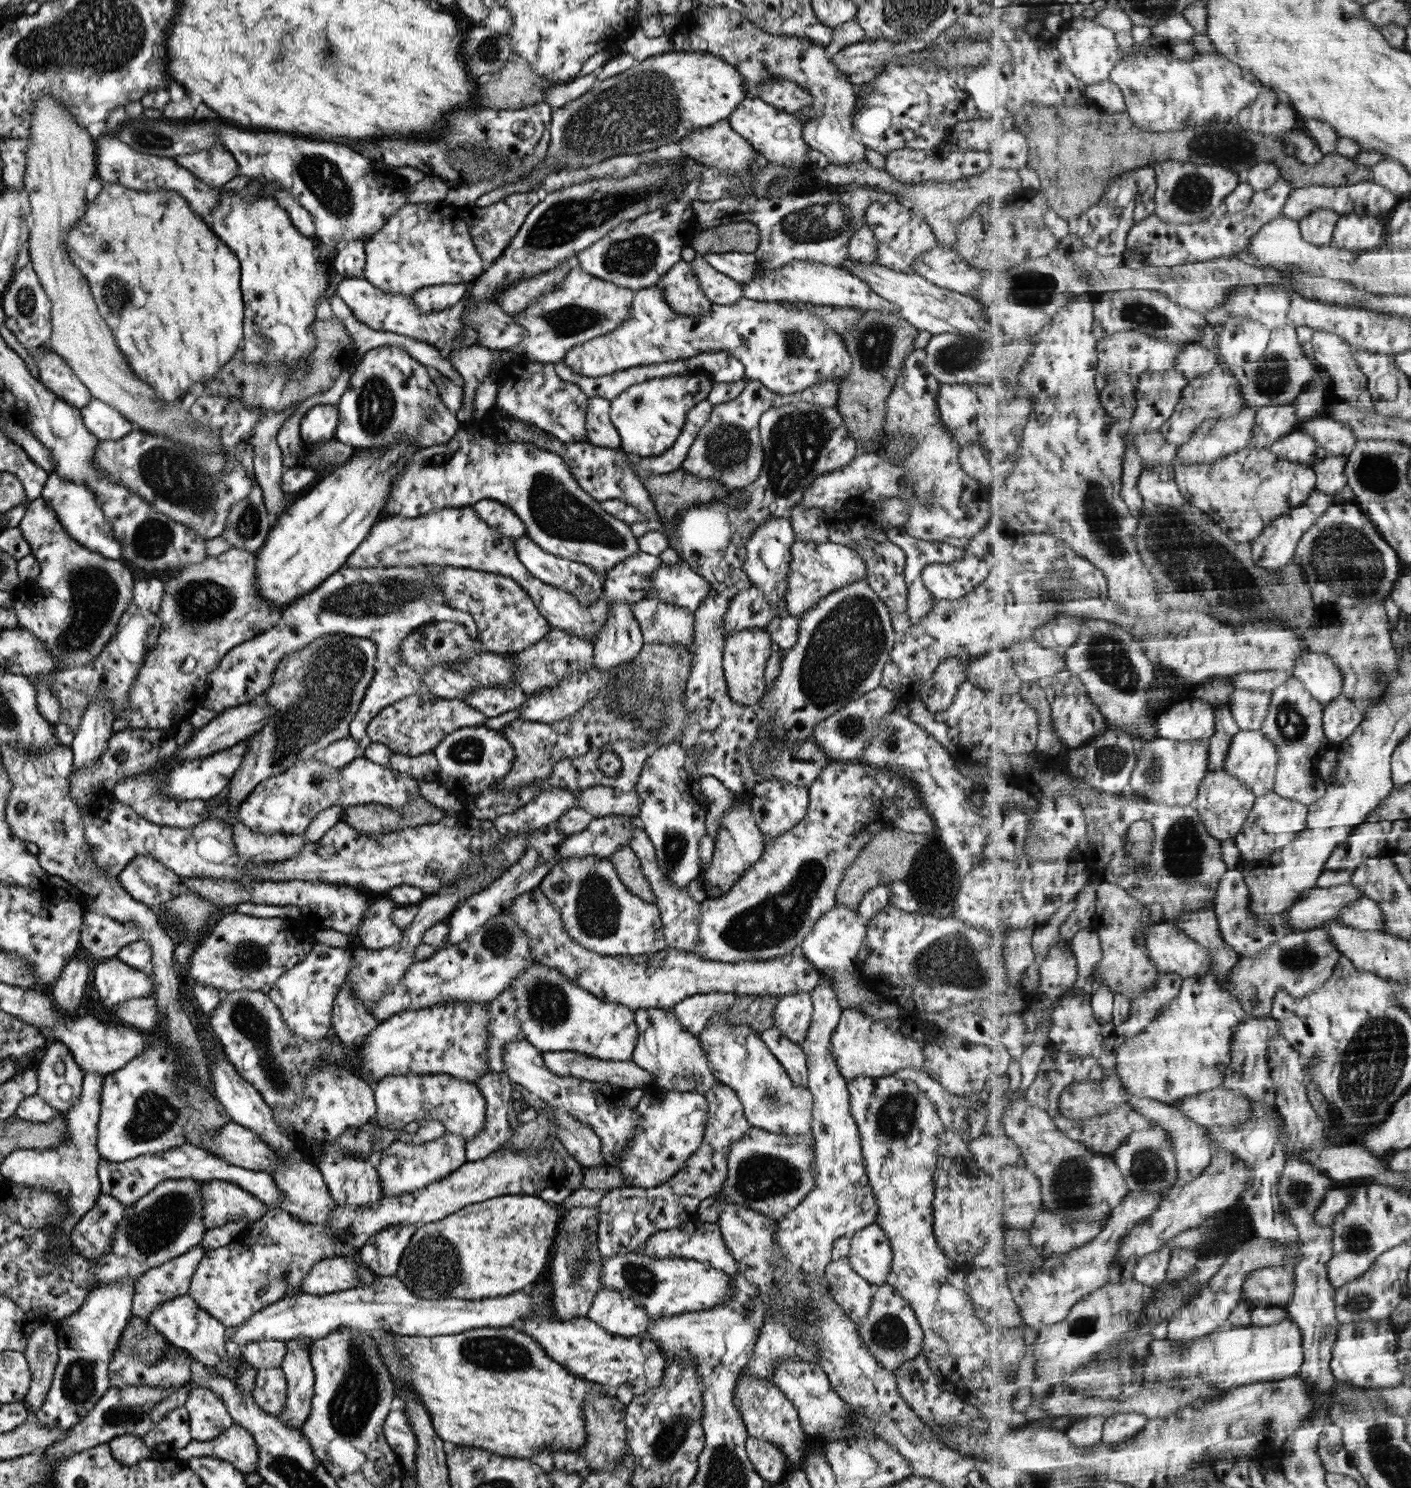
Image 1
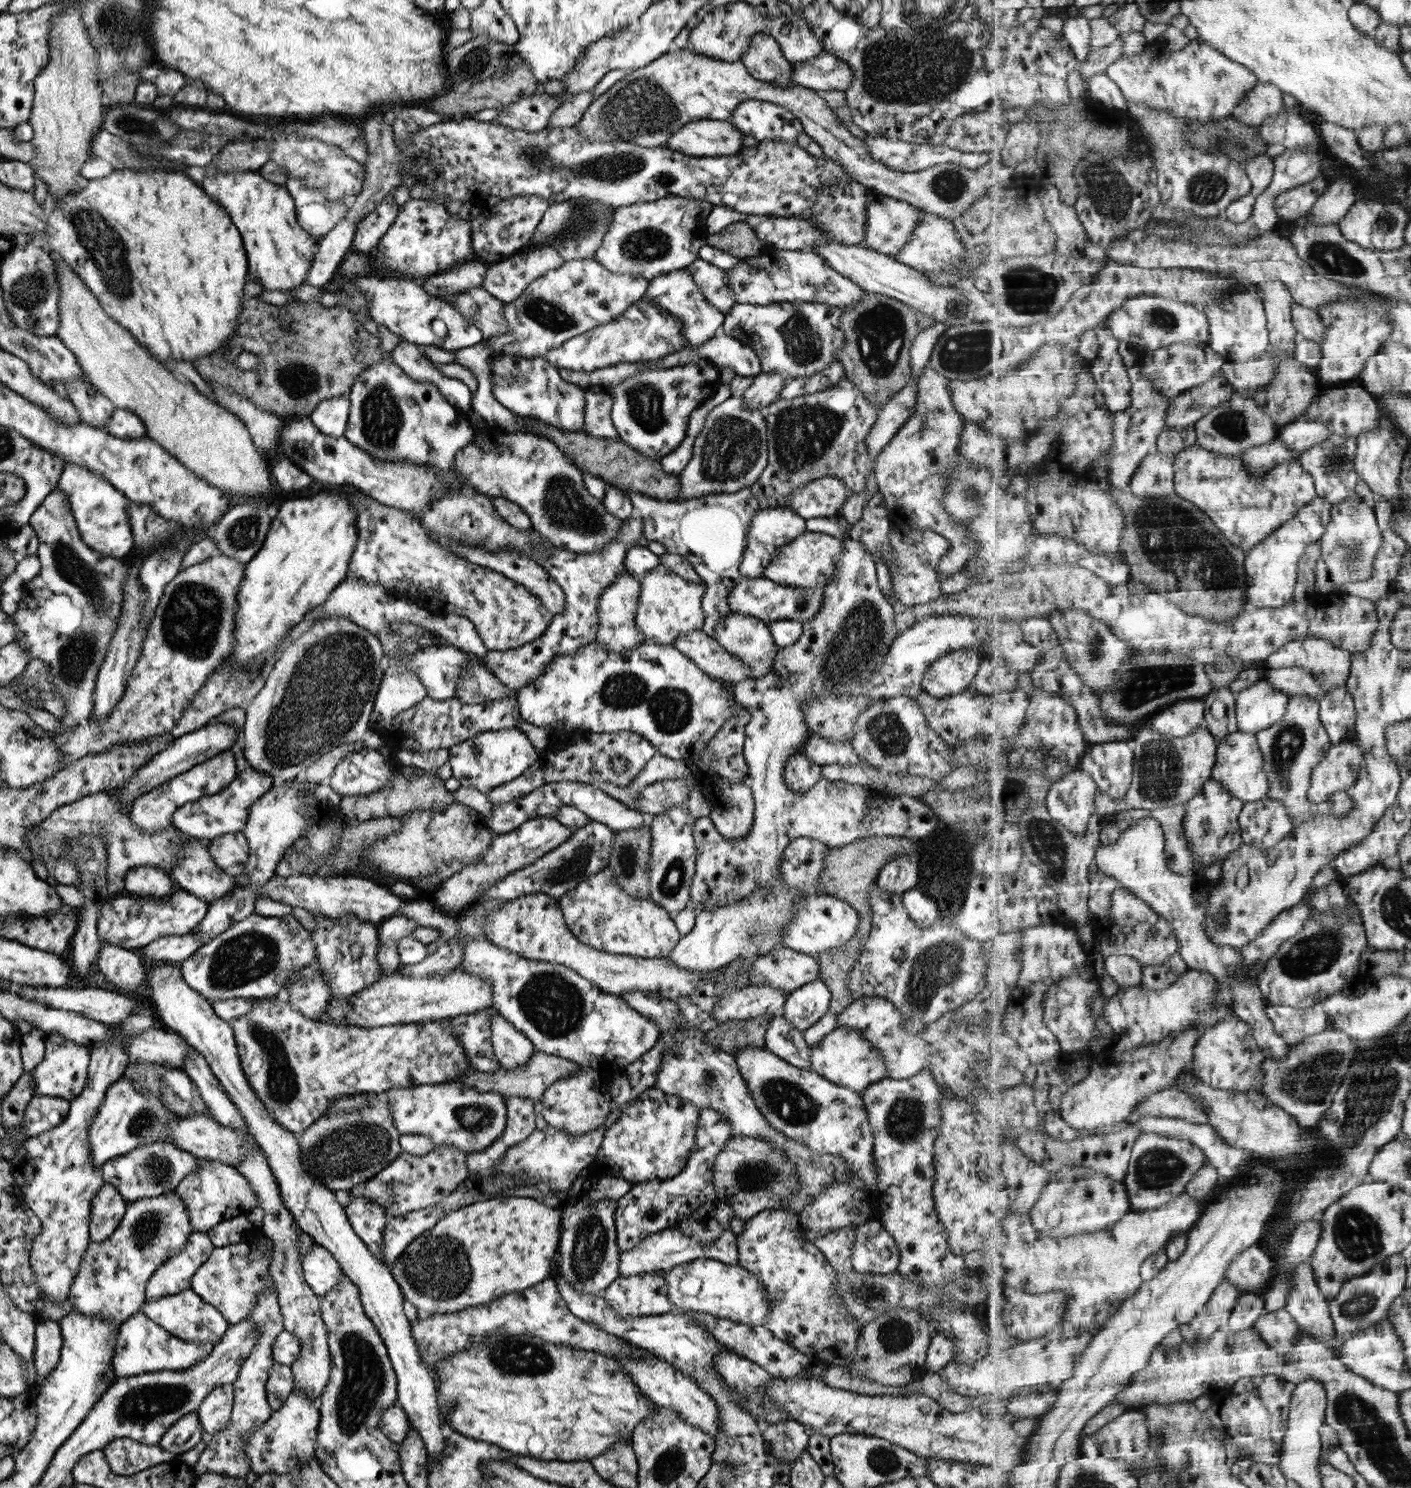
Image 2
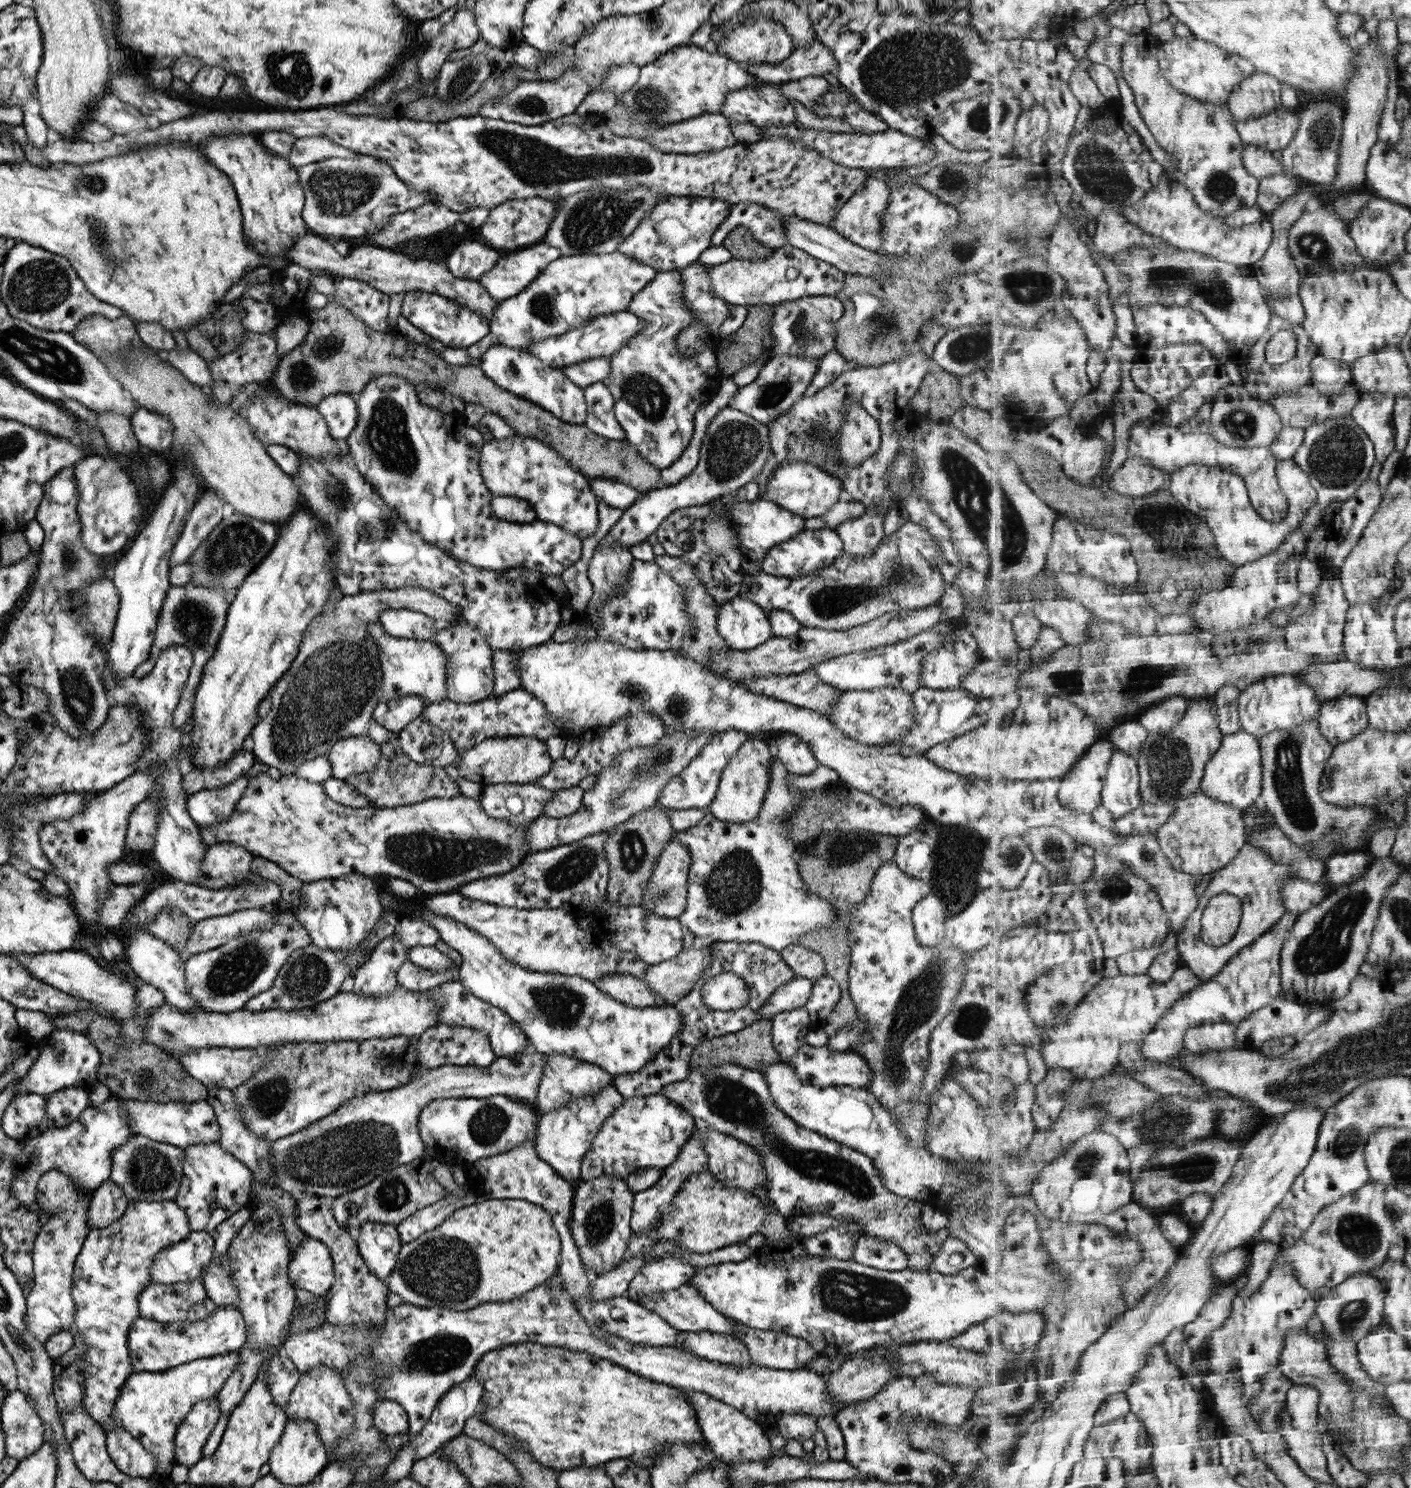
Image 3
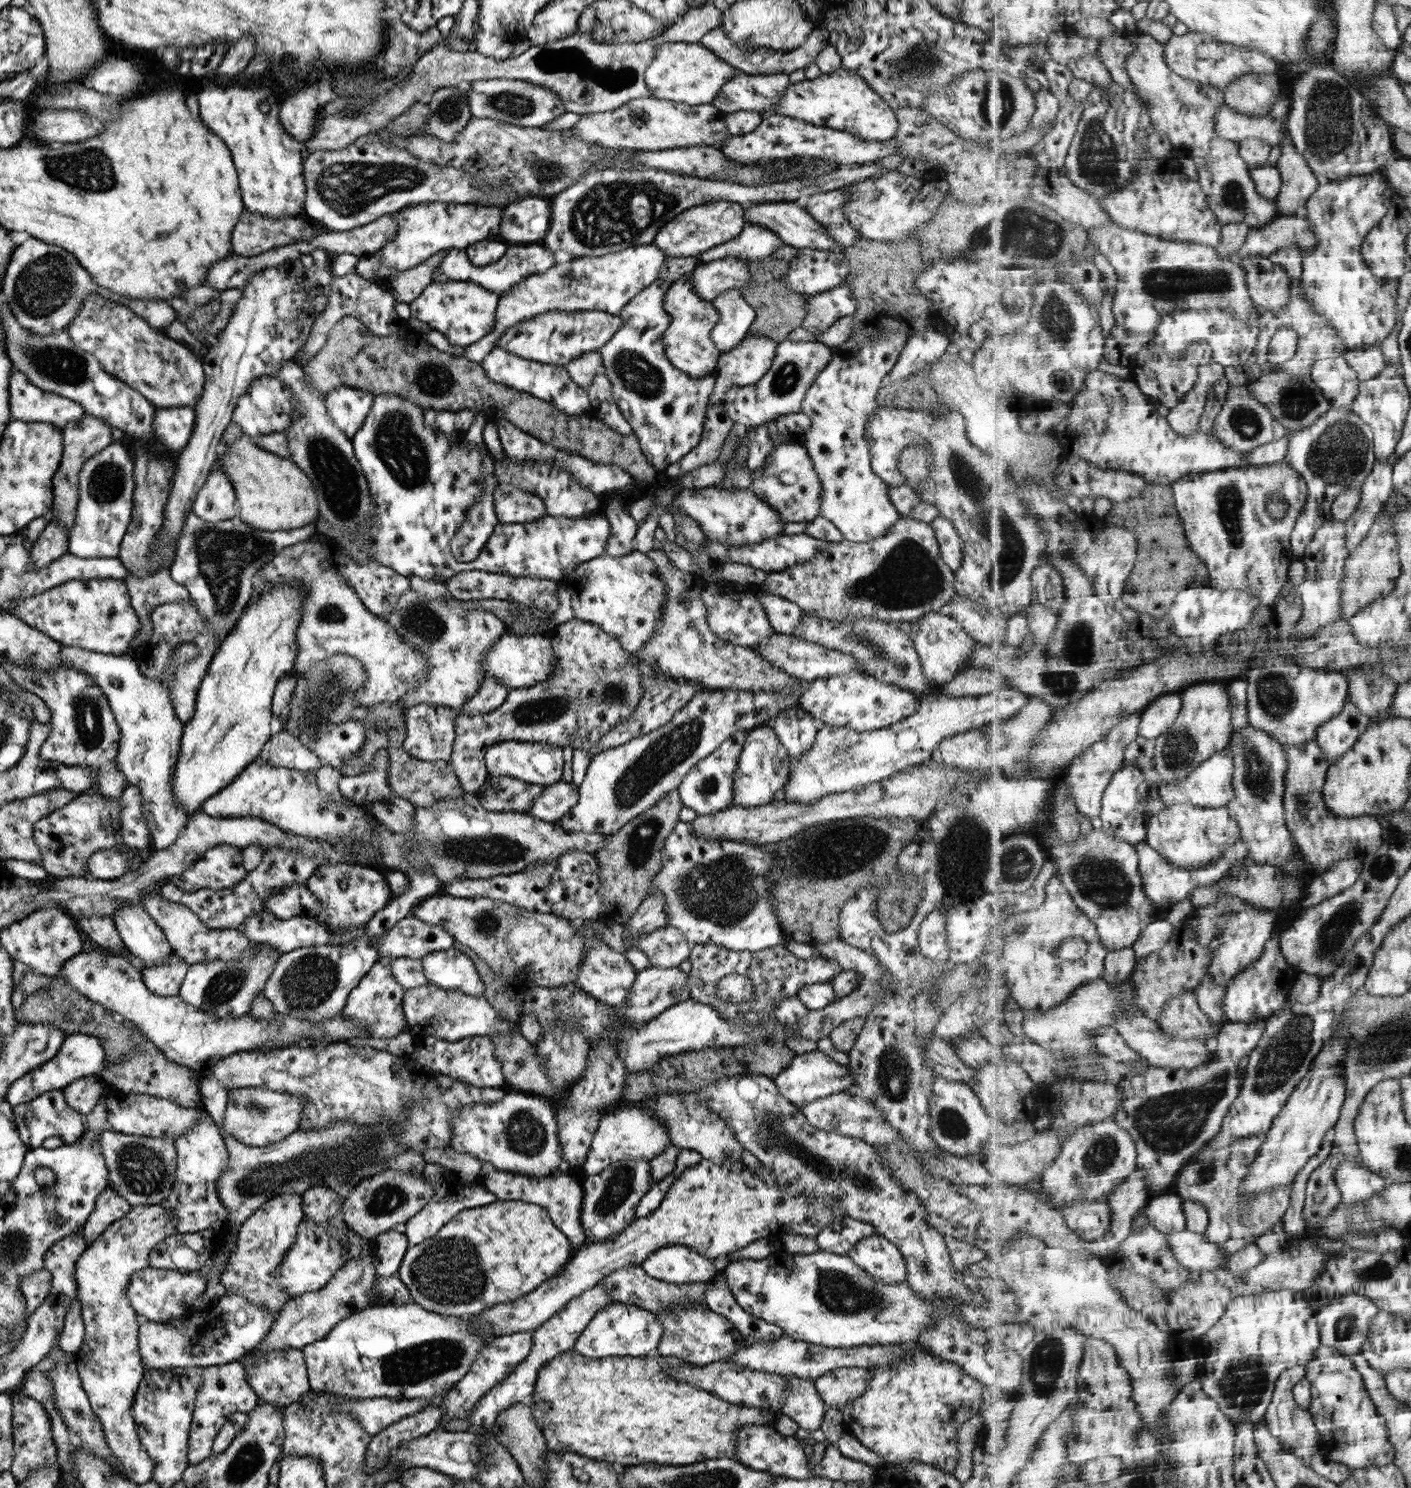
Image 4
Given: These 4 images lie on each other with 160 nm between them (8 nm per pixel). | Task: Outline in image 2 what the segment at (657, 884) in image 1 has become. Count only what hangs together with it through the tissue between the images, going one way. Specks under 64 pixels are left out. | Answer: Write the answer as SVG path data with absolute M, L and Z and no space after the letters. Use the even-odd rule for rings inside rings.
M555 781L542 784L535 790L523 796L512 798L510 802L503 805L491 805L491 816L486 820L486 826L493 834L505 834L508 831L516 830L523 822L527 822L527 820L539 817L553 818L555 811L563 805L577 808L577 810L583 812L589 820L599 822L613 832L643 829L643 826L647 824L641 813L635 811L633 808L629 808L629 806L621 804L621 802L611 798L597 787L583 783Z

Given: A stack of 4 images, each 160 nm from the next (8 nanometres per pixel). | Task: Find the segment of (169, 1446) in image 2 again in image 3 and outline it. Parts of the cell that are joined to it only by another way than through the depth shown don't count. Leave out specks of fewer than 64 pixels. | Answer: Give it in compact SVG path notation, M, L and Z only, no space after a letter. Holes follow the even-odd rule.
M216 1394L191 1407L174 1435L172 1451L177 1463L190 1467L203 1457L201 1447L219 1417Z

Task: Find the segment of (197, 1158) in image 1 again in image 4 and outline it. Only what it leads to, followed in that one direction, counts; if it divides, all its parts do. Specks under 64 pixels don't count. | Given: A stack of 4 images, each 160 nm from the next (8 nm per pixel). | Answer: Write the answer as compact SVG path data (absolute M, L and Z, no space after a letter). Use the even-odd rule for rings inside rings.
M109 1128L98 1136L108 1170L108 1186L130 1206L154 1205L163 1200L175 1182L176 1150L172 1140L121 1134Z

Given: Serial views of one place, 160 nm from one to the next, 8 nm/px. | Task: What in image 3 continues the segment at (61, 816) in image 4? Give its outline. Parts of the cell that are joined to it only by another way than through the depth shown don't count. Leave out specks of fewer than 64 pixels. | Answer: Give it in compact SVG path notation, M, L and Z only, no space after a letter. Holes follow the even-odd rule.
M133 771L110 789L94 793L91 801L77 815L39 828L37 836L41 851L49 861L53 875L65 882L70 890L70 903L81 928L87 933L91 933L91 928L97 926L96 906L100 906L113 884L107 876L107 867L111 862L121 859L125 848L127 818L133 807L150 794L155 779L155 771Z

